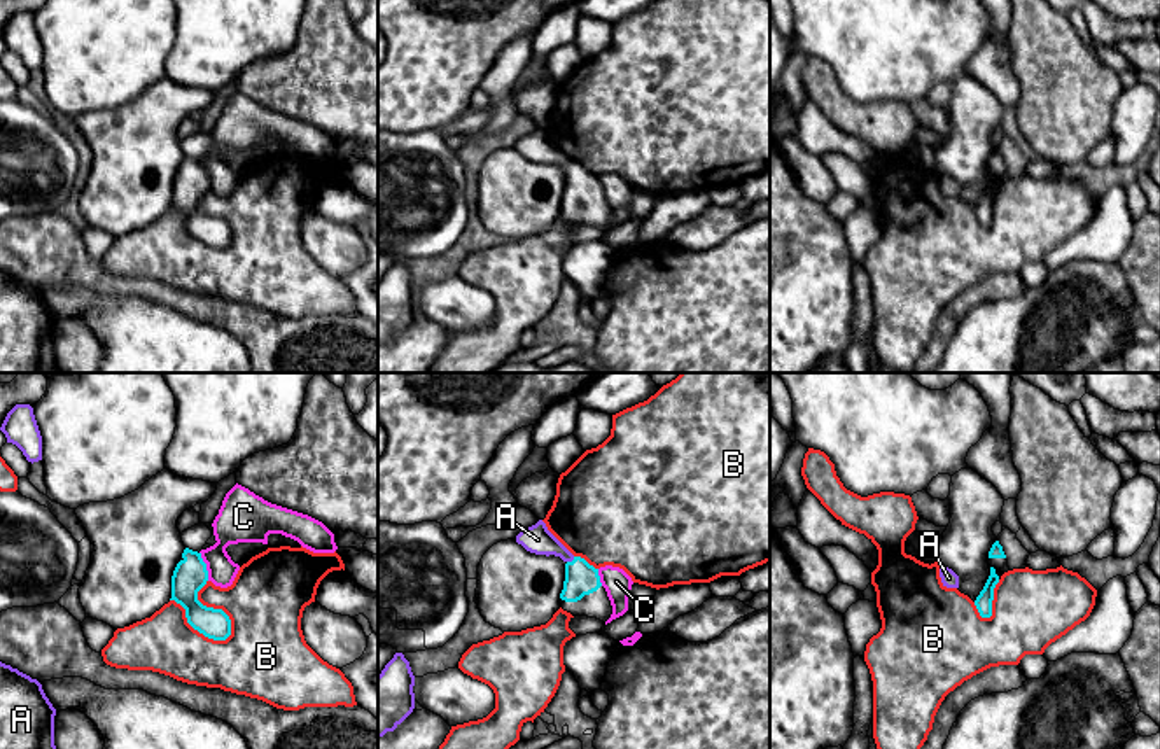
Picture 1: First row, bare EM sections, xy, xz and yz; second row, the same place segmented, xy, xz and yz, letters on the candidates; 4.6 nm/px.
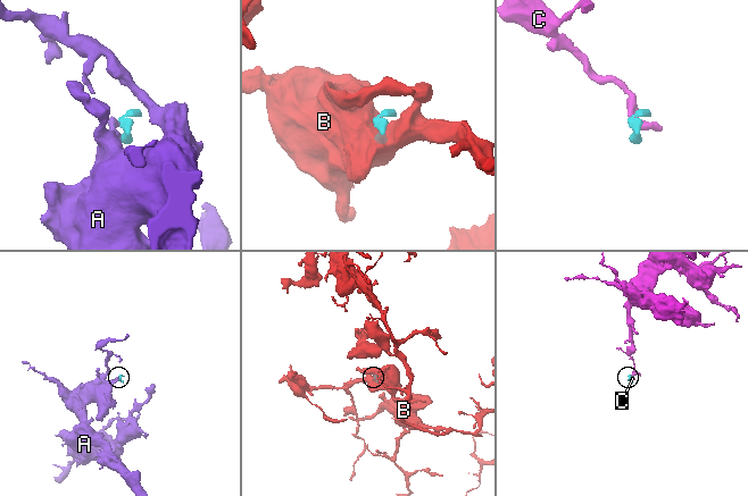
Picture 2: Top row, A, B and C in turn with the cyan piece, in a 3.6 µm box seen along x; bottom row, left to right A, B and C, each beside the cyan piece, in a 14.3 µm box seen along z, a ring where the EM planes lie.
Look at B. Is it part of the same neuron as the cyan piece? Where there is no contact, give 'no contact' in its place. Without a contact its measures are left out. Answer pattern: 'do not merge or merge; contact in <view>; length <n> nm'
do not merge; contact in xy; length 340 nm

